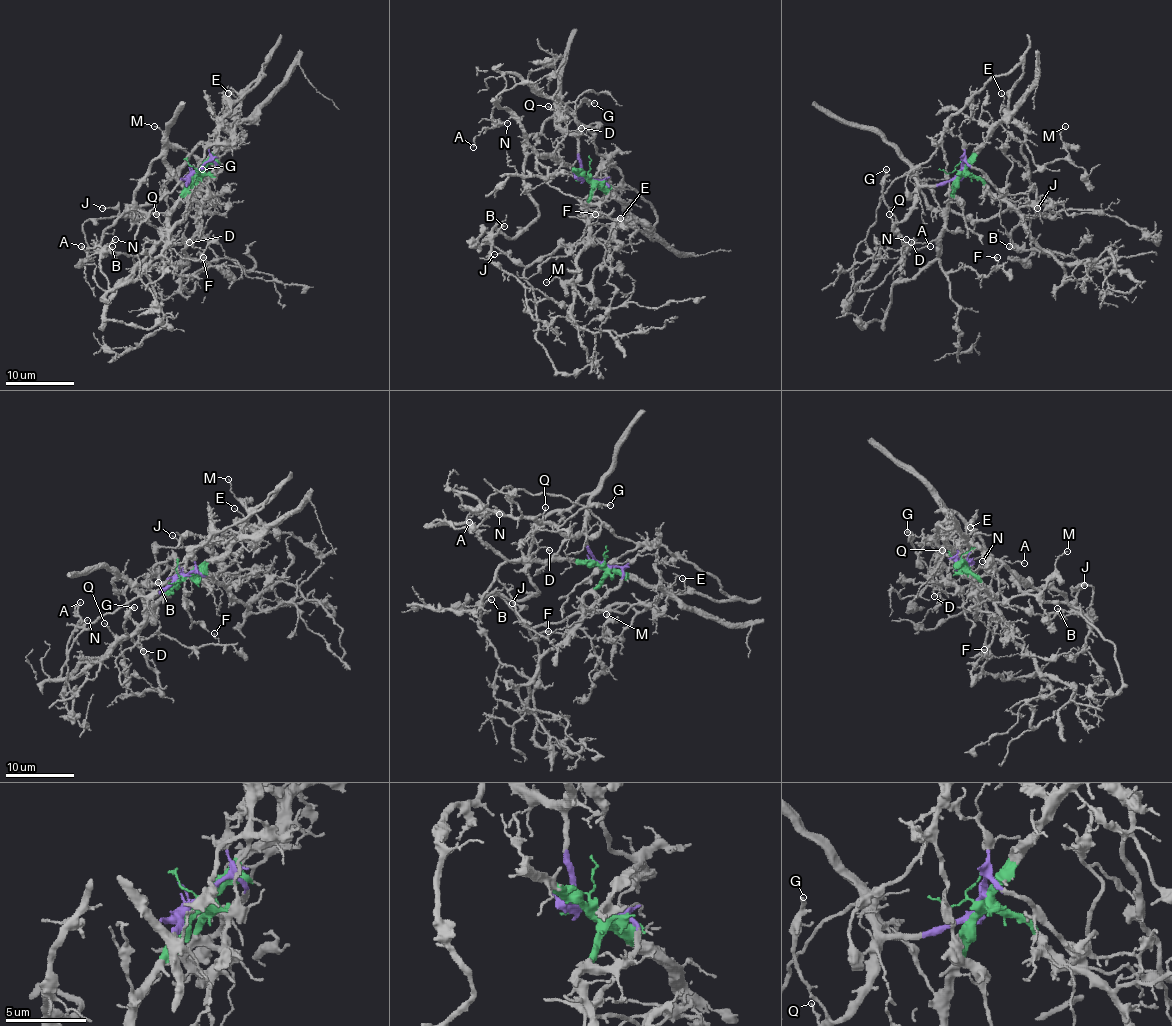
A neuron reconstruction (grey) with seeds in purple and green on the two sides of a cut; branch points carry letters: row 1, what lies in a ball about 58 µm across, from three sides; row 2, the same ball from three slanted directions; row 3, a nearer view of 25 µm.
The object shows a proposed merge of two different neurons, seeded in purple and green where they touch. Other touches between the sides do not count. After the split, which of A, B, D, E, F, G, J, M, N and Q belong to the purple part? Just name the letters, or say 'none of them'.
A, B, G, N, Q

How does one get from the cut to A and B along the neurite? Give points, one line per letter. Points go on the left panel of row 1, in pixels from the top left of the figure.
A: (195, 172), (186, 182), (186, 215), (133, 280), (112, 291), (100, 270), (99, 246), (81, 246)
B: (195, 172), (184, 184), (157, 157), (135, 198), (133, 217), (147, 215), (128, 208), (104, 232), (112, 246)

